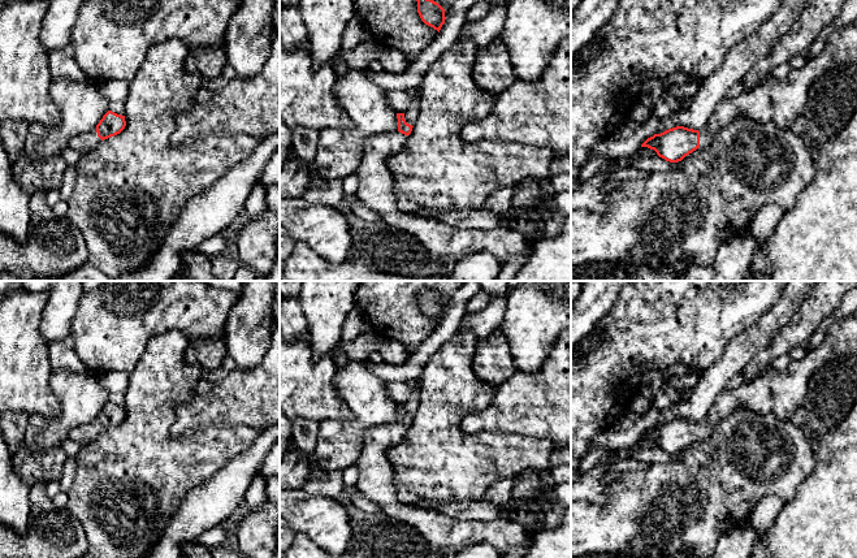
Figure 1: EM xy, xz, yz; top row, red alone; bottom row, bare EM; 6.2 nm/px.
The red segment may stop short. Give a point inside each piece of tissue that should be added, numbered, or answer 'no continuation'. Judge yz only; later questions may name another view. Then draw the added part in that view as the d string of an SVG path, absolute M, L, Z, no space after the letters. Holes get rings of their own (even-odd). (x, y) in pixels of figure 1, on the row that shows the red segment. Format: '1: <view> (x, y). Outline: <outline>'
1: yz (775, 100). Outline: M857 18L832 33L824 49L817 57L808 60L804 68L792 69L782 79L771 75L756 88L722 100L715 114L700 130L700 148L710 146L715 135L739 117L748 117L762 124L774 122L779 127L789 127L804 113L809 88L836 64L857 64Z

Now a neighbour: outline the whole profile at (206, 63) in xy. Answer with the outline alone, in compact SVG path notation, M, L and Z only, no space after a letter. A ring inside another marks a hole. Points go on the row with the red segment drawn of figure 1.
M199 48L189 51L185 69L190 75L200 79L215 79L221 75L222 66L226 64L226 55L222 48Z

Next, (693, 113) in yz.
M782 0L776 13L762 26L736 44L717 73L700 82L694 95L662 120L655 134L676 126L701 130L713 117L717 107L735 85L754 72L756 64L767 57L772 47L787 35L809 0Z

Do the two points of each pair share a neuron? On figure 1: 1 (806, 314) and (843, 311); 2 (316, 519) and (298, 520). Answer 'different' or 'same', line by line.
1: different
2: same

